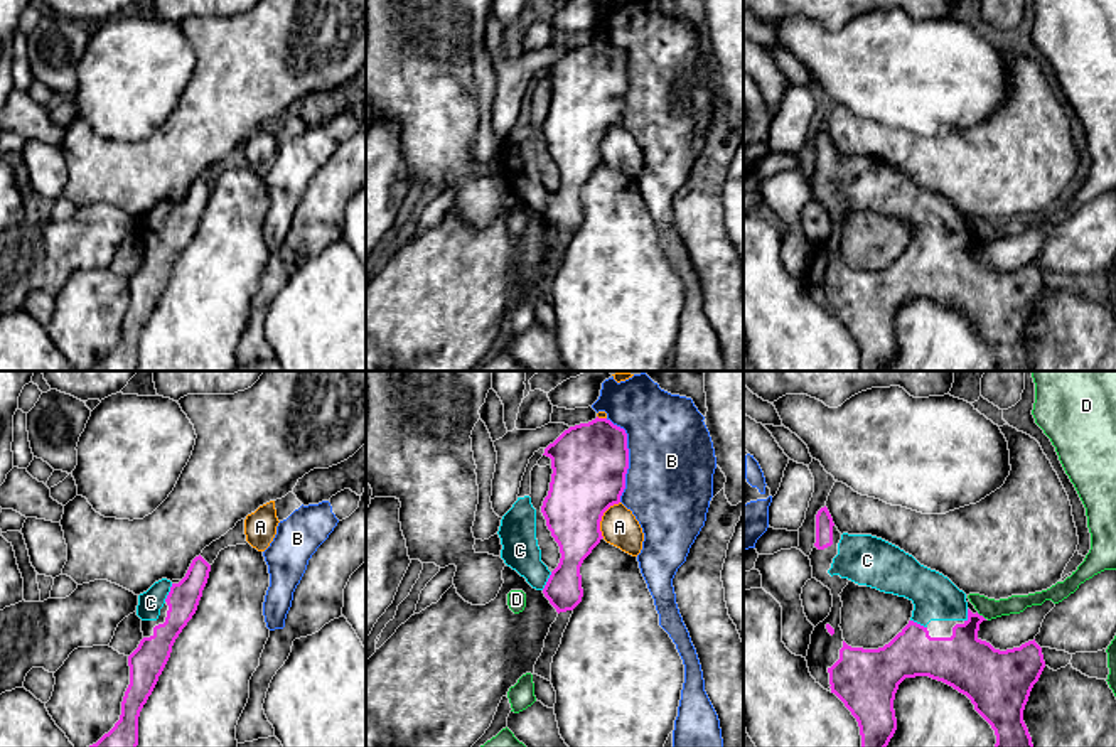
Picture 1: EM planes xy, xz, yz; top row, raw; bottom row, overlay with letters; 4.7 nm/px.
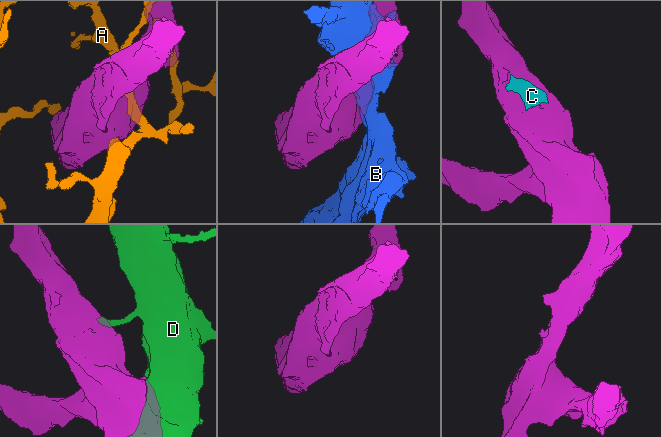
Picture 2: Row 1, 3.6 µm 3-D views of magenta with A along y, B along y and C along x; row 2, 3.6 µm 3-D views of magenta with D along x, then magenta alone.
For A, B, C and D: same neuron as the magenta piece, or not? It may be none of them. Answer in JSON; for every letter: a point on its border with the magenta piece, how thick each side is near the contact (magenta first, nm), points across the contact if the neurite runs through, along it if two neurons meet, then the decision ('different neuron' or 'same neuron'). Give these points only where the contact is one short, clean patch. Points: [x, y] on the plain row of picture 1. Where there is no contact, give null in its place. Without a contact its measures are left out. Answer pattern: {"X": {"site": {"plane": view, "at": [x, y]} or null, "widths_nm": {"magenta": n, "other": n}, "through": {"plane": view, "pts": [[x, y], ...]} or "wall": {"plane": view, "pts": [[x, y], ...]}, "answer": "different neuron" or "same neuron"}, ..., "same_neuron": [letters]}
{"A": {"site": {"plane": "xz", "at": [600, 140]}, "widths_nm": {"magenta": 360, "other": 180}, "answer": "different neuron"}, "B": {"site": {"plane": "xz", "at": [627, 80]}, "widths_nm": {"magenta": 360, "other": 420}, "answer": "different neuron"}, "C": {"site": {"plane": "xy", "at": [169, 214]}, "widths_nm": {"magenta": 150, "other": 120}, "answer": "same neuron"}, "D": {"site": {"plane": "yz", "at": [981, 238]}, "widths_nm": {"magenta": 260, "other": 100}, "answer": "different neuron"}, "same_neuron": ["C"]}

